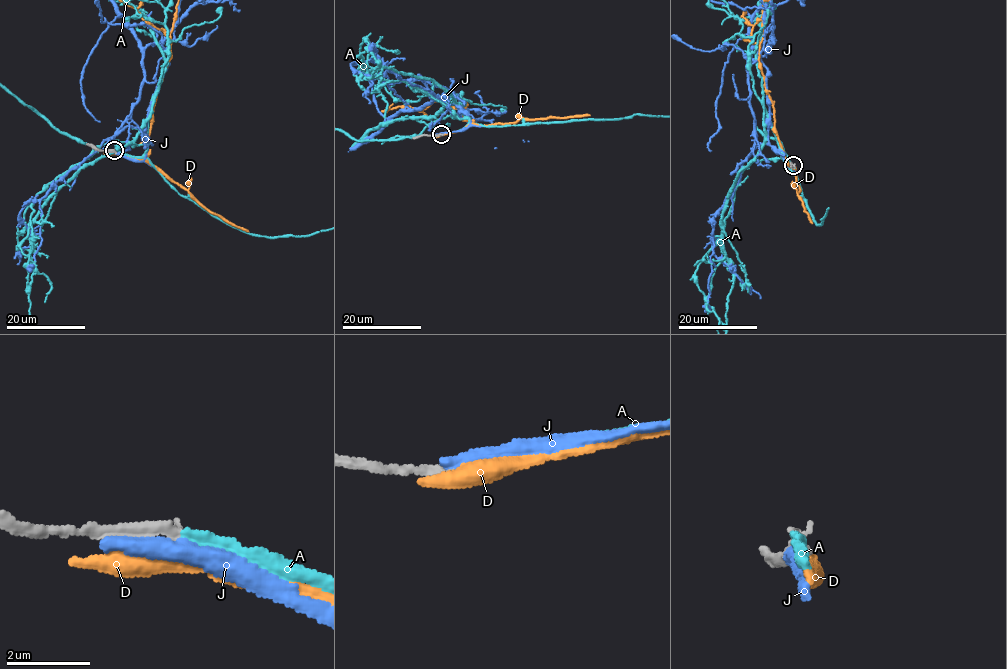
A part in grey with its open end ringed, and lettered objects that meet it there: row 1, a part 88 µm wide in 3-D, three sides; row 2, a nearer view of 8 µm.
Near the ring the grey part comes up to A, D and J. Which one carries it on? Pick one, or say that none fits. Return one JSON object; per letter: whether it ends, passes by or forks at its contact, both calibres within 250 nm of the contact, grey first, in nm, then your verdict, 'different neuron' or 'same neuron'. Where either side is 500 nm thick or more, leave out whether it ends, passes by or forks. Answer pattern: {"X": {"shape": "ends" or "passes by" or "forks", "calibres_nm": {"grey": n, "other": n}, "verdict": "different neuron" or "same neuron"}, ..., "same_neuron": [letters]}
{"A": {"shape": "ends", "calibres_nm": {"grey": 280, "other": 280}, "verdict": "same neuron"}, "D": {"shape": "passes by", "calibres_nm": {"grey": 400, "other": 440}, "verdict": "different neuron"}, "J": {"calibres_nm": {"grey": 400, "other": 500}, "verdict": "different neuron"}, "same_neuron": ["A"]}

